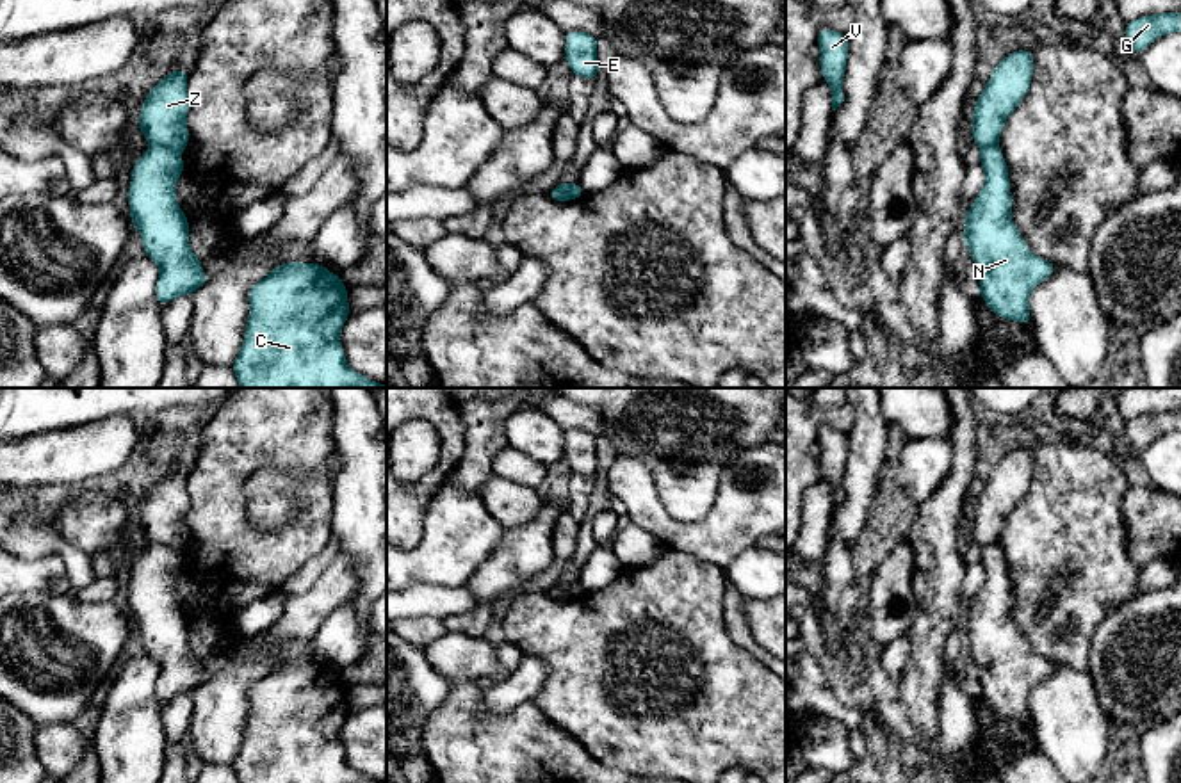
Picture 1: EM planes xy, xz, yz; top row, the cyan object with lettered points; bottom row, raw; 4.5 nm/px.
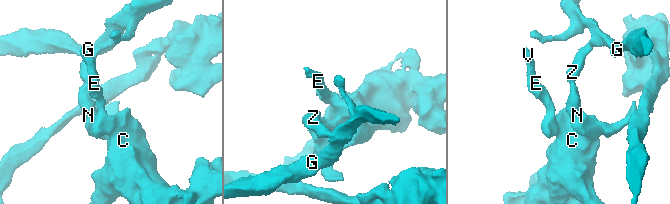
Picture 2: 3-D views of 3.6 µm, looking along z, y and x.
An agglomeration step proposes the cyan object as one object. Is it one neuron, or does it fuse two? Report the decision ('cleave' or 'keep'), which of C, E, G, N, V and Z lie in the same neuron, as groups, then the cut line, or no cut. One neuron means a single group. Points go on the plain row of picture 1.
cleave; groups C E N V / G Z; cut xy (152, 541), (179, 550)

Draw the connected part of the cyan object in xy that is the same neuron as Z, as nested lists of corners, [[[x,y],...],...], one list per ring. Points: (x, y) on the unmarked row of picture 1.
[[[178,466],[148,491],[135,523],[150,543],[167,545],[175,550],[189,545],[185,521],[185,514],[191,509],[187,475],[189,472]]]

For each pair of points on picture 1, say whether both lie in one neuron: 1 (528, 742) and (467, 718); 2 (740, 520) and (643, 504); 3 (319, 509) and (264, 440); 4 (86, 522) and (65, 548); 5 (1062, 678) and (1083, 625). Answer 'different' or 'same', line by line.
1: same
2: same
3: same
4: different
5: different

